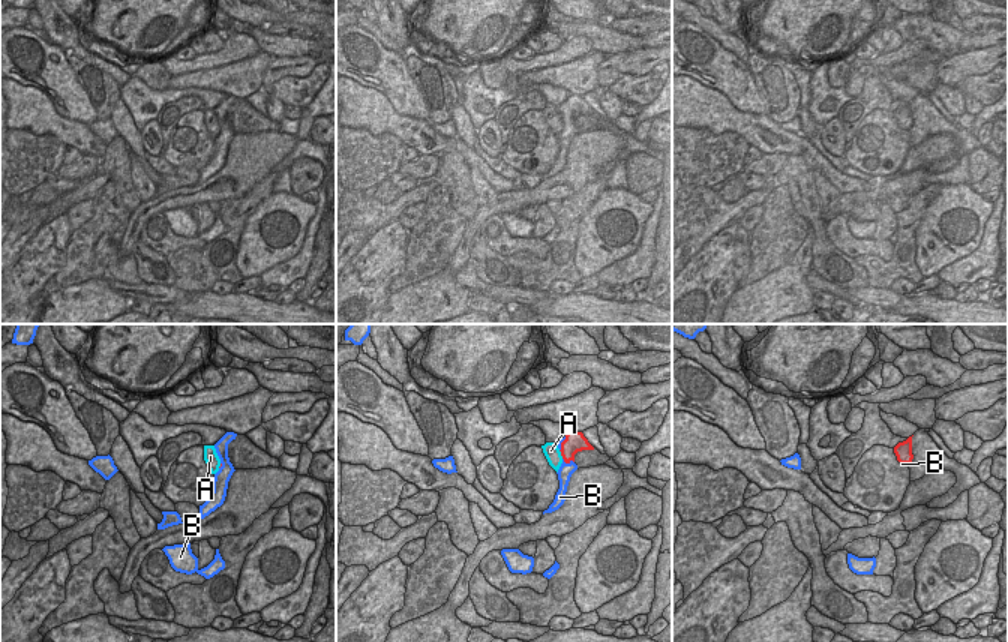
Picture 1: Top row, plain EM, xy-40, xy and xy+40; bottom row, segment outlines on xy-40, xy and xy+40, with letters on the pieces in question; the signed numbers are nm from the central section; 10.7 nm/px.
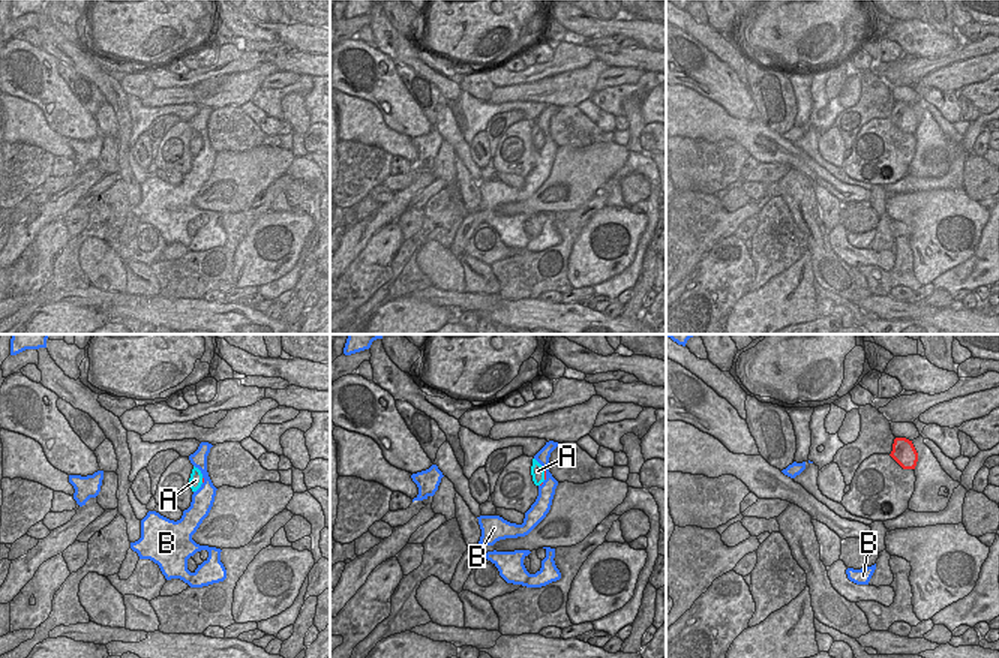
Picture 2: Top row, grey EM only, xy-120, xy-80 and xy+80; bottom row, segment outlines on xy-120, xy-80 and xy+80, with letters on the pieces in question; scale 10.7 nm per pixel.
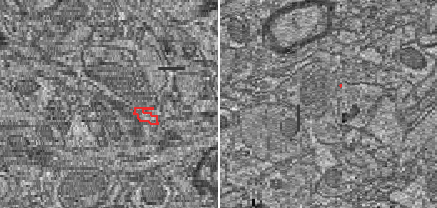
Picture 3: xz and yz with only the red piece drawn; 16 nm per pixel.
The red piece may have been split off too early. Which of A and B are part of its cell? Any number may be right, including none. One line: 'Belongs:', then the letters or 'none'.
Belongs: A

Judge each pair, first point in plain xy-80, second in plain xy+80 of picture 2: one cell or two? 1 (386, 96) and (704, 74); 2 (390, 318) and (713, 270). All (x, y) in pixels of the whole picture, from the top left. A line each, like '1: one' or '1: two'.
1: one
2: two

